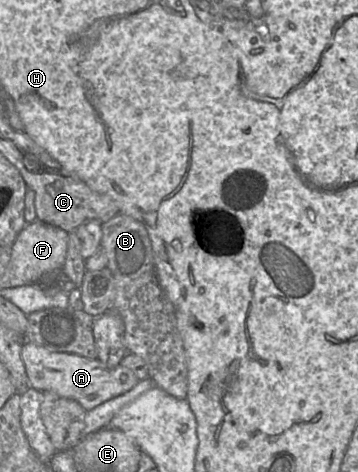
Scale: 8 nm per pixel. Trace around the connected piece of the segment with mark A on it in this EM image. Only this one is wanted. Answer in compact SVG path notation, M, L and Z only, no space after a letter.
M24 342L21 358L27 375L27 388L76 400L86 410L130 391L140 381L130 368L121 365L107 367L96 357L51 351L32 342Z

